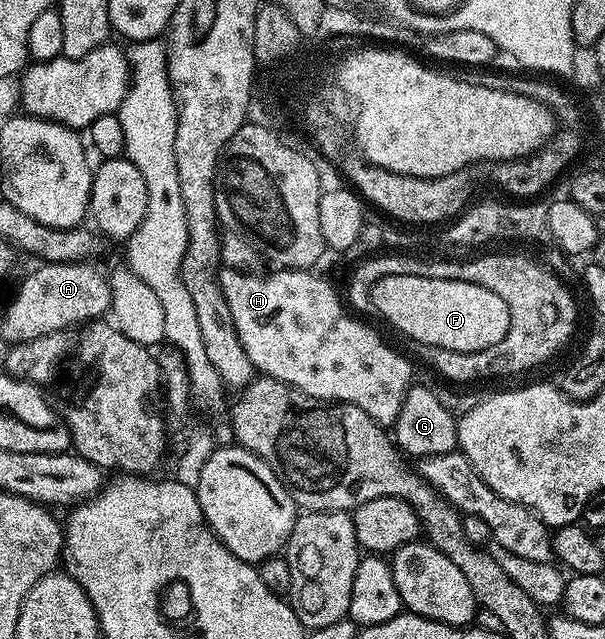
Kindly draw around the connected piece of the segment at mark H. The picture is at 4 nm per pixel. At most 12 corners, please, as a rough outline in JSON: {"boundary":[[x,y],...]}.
{"boundary":[[226,269],[255,369],[394,424],[409,361],[313,270]]}

